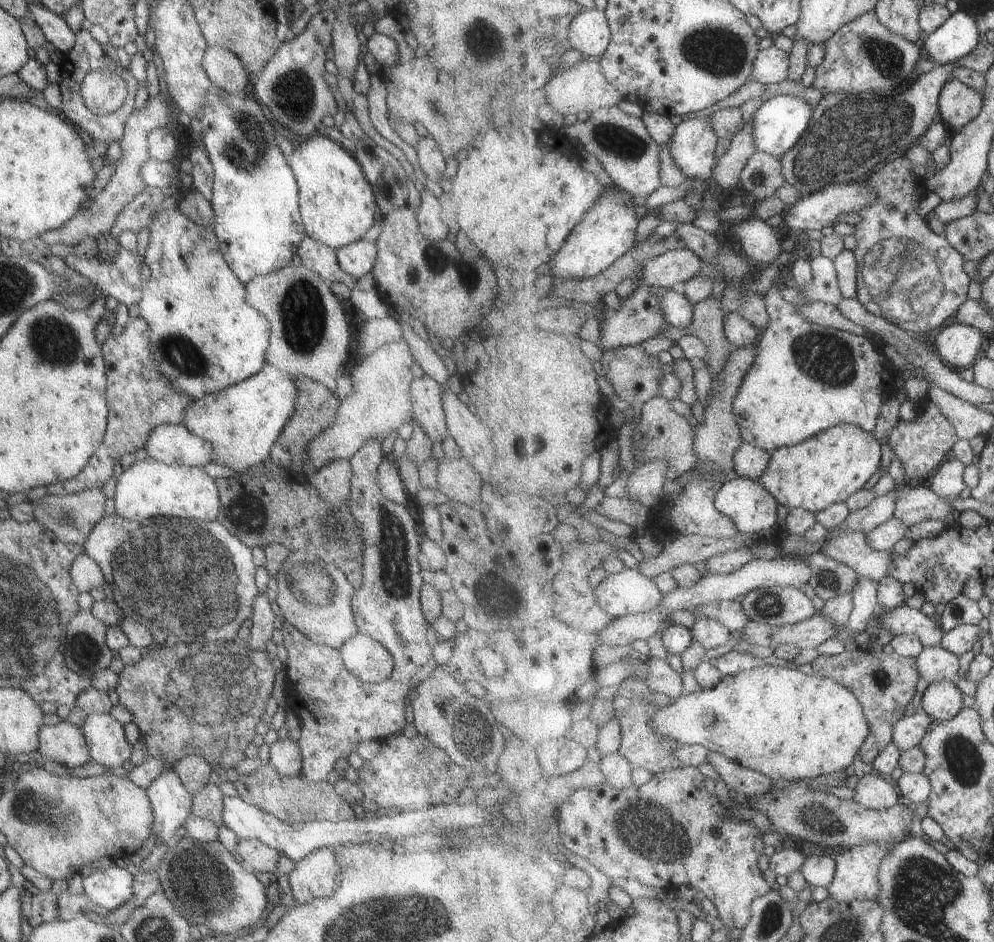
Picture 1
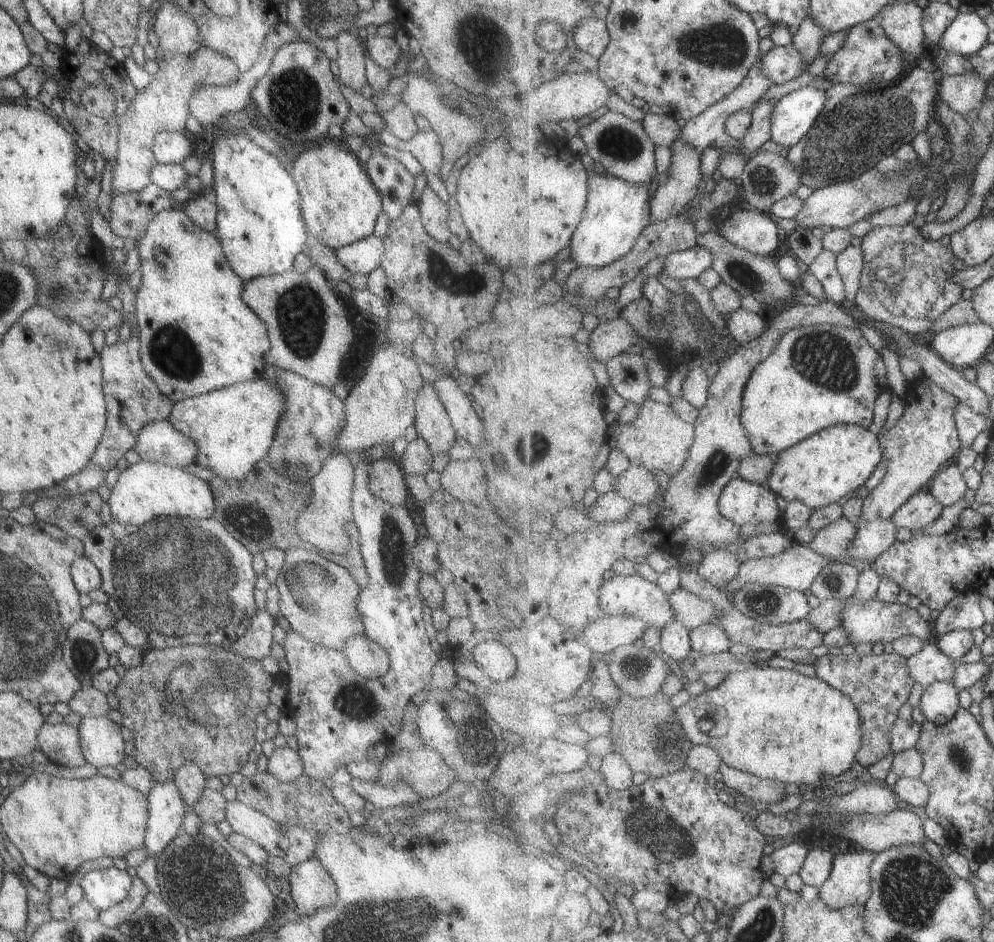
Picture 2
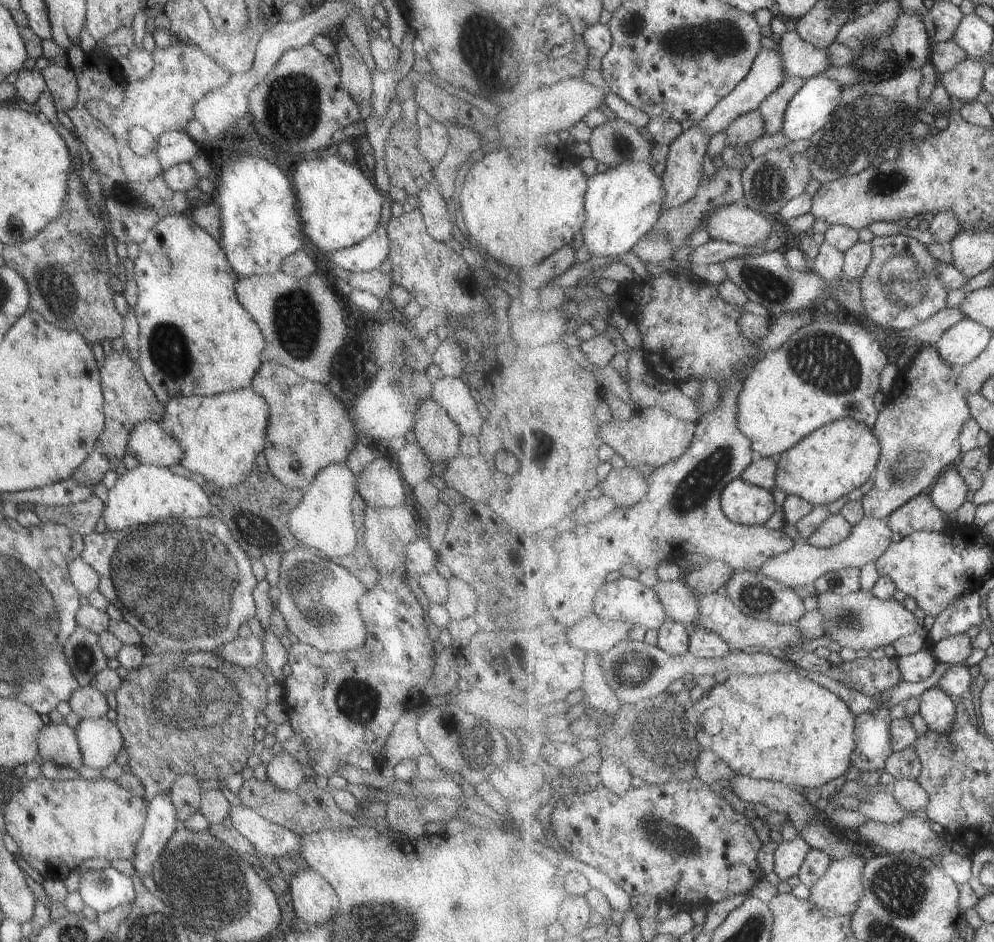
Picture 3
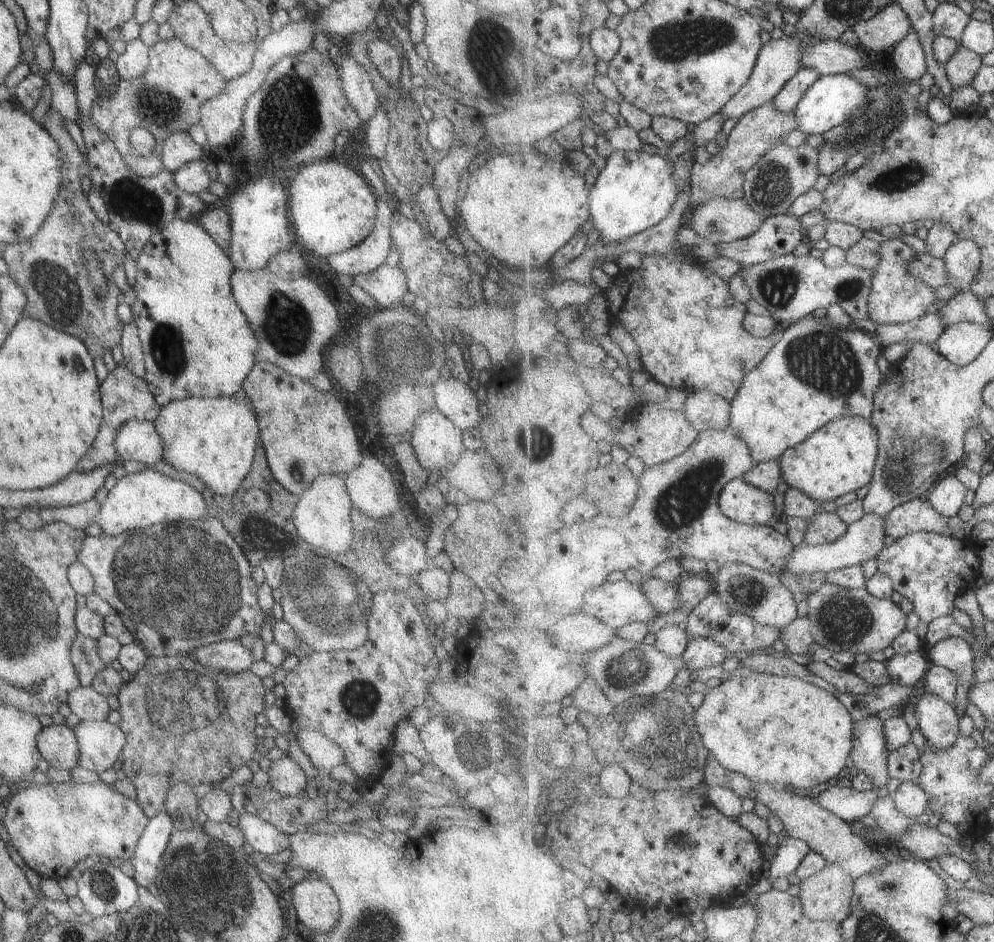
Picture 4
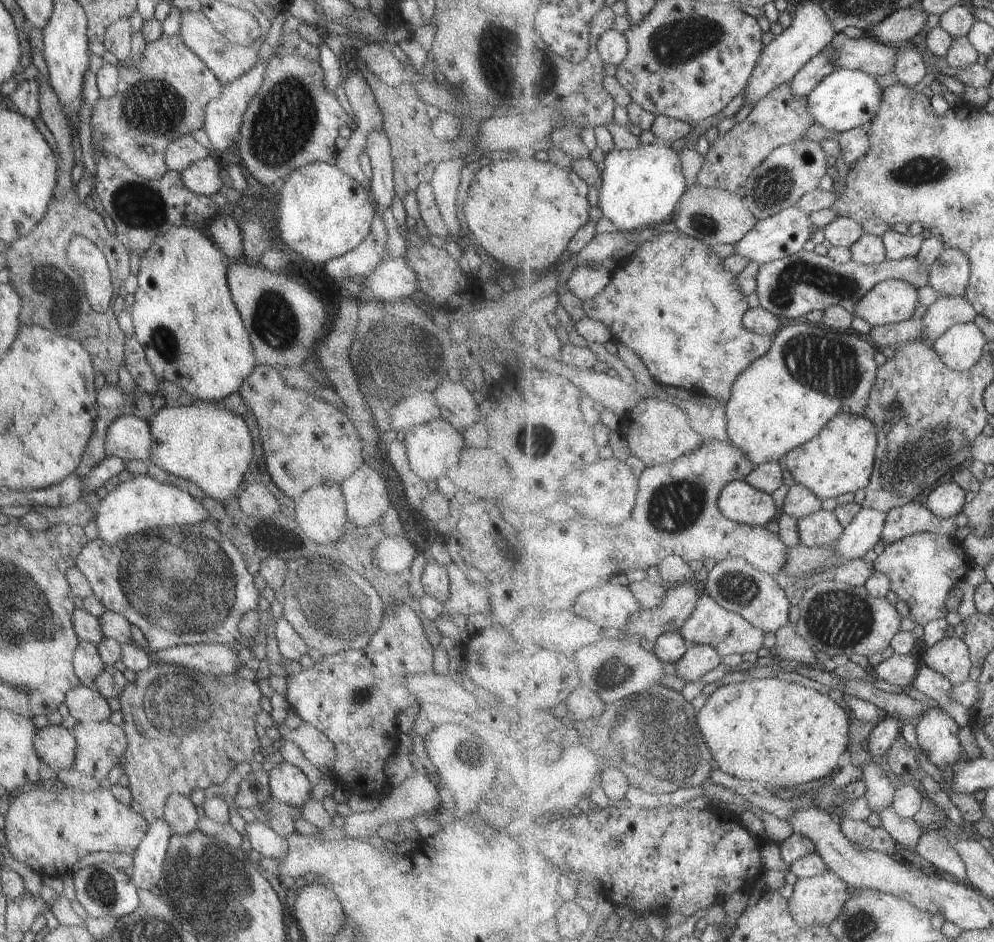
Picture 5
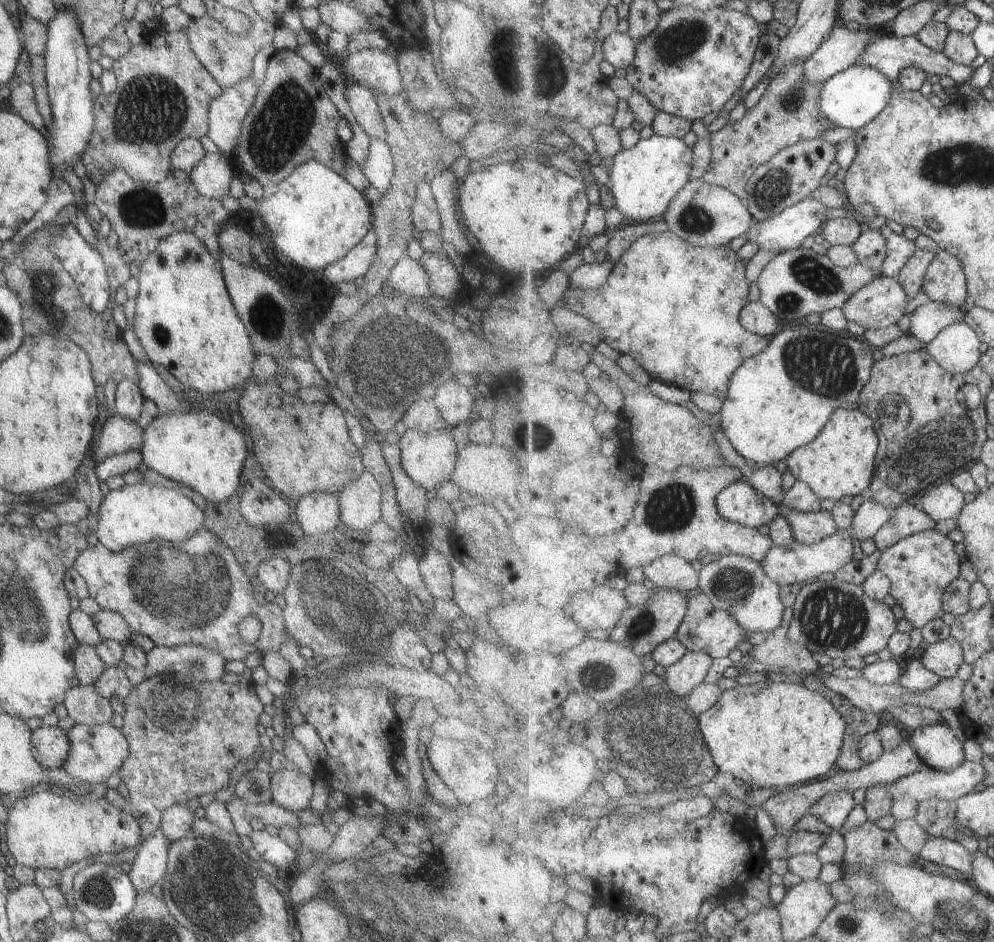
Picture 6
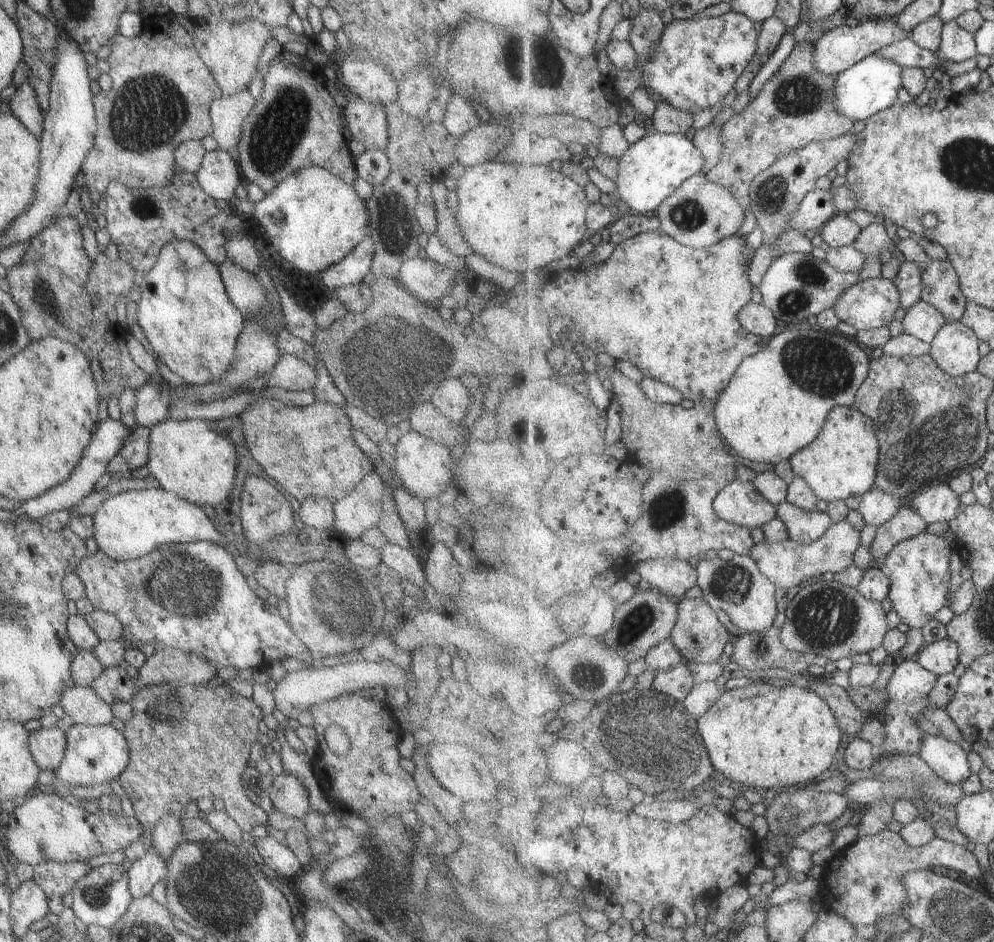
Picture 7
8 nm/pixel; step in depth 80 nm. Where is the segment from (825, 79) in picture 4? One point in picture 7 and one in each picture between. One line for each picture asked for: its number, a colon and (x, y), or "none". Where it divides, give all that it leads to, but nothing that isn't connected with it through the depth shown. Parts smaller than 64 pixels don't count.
5: (848, 99)
6: (853, 98)
7: (873, 85)

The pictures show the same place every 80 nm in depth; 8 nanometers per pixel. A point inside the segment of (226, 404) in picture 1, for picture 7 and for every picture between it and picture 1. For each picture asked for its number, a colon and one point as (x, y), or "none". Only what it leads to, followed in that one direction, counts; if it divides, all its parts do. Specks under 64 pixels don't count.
2: (233, 427)
3: (220, 434)
4: (214, 439)
5: (205, 443)
6: (198, 449)
7: (187, 457)

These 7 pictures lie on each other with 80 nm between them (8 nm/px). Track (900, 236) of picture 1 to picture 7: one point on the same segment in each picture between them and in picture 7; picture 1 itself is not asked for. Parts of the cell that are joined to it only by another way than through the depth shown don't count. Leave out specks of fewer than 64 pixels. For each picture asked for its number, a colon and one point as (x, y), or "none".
2: (909, 282)
3: (900, 289)
4: (897, 298)
5: (893, 301)
6: (878, 305)
7: (870, 305)

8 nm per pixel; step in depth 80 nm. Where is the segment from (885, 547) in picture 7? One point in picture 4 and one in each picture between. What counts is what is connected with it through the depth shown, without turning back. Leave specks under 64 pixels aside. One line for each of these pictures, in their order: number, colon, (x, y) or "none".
4: (916, 515)
5: (913, 518)
6: (908, 520)

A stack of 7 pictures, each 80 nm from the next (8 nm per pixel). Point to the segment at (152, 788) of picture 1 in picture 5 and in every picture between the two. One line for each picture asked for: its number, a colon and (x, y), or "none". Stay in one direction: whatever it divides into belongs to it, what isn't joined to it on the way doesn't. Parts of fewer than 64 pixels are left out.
2: (165, 811)
3: (160, 824)
4: (146, 855)
5: (148, 858)

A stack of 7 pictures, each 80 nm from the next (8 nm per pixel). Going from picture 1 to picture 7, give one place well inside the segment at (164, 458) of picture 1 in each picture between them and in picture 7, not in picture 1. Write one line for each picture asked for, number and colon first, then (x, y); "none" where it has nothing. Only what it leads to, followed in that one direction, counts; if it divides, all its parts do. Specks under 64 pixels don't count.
2: (159, 442)
3: (148, 443)
4: (136, 440)
5: (127, 437)
6: (117, 435)
7: (106, 441)

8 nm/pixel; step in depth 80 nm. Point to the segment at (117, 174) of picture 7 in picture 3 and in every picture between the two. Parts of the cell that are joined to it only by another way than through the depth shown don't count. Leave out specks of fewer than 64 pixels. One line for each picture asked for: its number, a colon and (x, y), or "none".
3: (161, 101)
4: (165, 99)
5: (159, 96)
6: (162, 92)

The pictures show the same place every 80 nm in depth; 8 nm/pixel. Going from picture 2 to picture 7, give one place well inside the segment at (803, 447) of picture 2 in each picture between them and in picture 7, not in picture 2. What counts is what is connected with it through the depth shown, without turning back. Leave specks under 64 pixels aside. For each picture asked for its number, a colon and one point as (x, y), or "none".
3: (841, 456)
4: (841, 457)
5: (841, 459)
6: (841, 462)
7: (842, 462)

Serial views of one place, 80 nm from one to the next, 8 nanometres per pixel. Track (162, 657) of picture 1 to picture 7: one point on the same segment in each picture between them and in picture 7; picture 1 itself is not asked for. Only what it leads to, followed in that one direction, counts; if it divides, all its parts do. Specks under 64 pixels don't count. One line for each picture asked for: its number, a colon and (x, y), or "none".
2: (194, 703)
3: (194, 713)
4: (183, 722)
5: (184, 731)
6: (184, 736)
7: (185, 743)

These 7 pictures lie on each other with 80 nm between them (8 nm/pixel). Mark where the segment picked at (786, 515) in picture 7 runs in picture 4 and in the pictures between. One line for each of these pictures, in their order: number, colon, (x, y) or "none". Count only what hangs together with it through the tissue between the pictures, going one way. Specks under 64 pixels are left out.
4: (825, 527)
5: (822, 528)
6: (809, 528)

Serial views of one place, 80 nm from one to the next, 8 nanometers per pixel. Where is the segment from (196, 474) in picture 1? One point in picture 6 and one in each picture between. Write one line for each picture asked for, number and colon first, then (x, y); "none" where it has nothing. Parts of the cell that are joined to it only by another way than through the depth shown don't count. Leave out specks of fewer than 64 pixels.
2: (144, 490)
3: (145, 494)
4: (138, 500)
5: (136, 505)
6: (135, 513)

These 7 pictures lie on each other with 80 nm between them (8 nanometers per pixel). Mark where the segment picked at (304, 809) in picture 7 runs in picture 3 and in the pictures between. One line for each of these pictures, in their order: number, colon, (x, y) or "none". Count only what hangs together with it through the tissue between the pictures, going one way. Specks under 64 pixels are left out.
3: (286, 773)
4: (285, 777)
5: (286, 782)
6: (289, 788)

